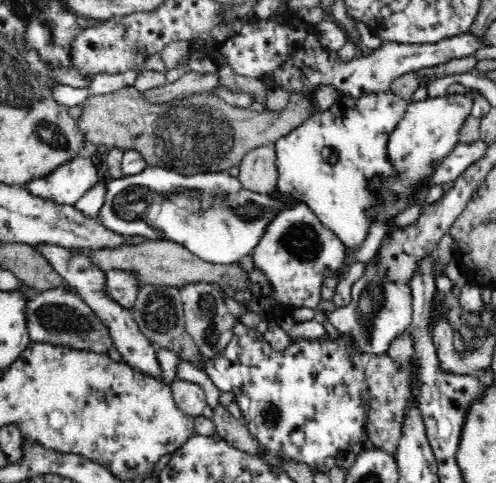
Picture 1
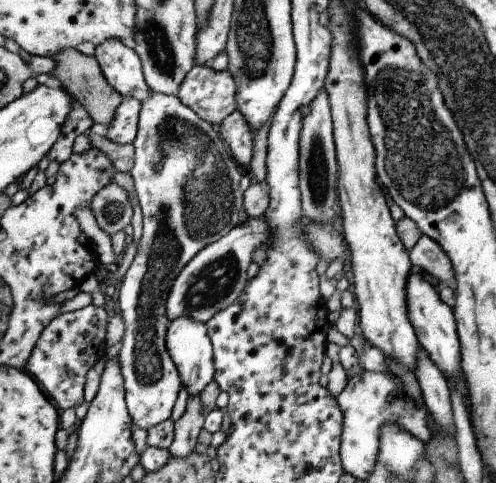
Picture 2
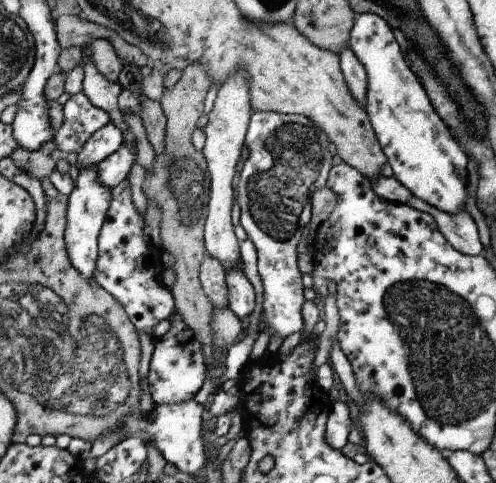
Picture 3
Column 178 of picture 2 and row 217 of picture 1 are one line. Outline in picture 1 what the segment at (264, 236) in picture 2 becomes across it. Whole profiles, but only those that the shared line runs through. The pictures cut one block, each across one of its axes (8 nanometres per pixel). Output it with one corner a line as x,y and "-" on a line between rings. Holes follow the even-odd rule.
310,206
290,208
282,214
262,238
260,246
252,252
256,268
260,268
276,290
276,296
270,296
274,304
274,314
268,320
276,320
292,314
294,308
312,308
316,310
322,302
322,286
328,276
336,276
346,260
348,246
330,230

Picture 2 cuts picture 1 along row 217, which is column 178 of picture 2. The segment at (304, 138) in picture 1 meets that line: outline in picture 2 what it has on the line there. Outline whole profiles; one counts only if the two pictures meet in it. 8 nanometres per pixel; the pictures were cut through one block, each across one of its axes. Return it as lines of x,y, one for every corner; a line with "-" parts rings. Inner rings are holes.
181,316
171,322
171,330
167,334
167,348
171,350
171,356
175,364
179,366
183,386
191,398
197,398
209,382
215,382
217,366
215,366
215,346
209,336
209,326
205,322
199,322
189,316

